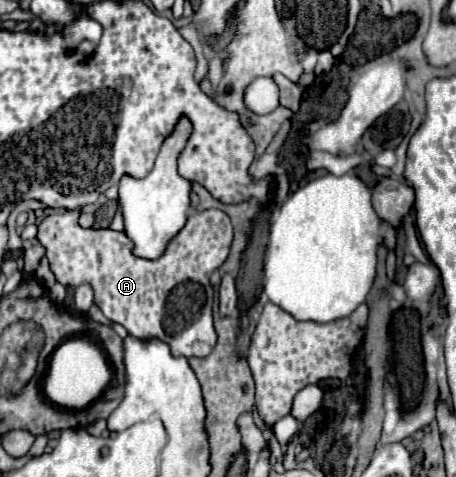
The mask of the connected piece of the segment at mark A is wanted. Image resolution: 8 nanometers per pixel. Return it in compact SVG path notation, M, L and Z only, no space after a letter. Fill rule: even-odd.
M64 210L46 216L38 224L36 238L46 248L46 258L50 262L50 270L54 272L56 280L68 288L78 288L80 284L92 286L94 304L104 312L108 320L122 324L134 338L166 342L174 356L186 356L186 358L208 356L216 346L216 330L212 324L214 288L210 284L210 274L218 266L222 266L230 254L232 246L230 218L222 210L192 212L184 228L168 242L166 252L156 260L146 260L132 252L134 242L126 236L126 232L98 232L94 228L82 228L78 224L78 216L80 210Z

